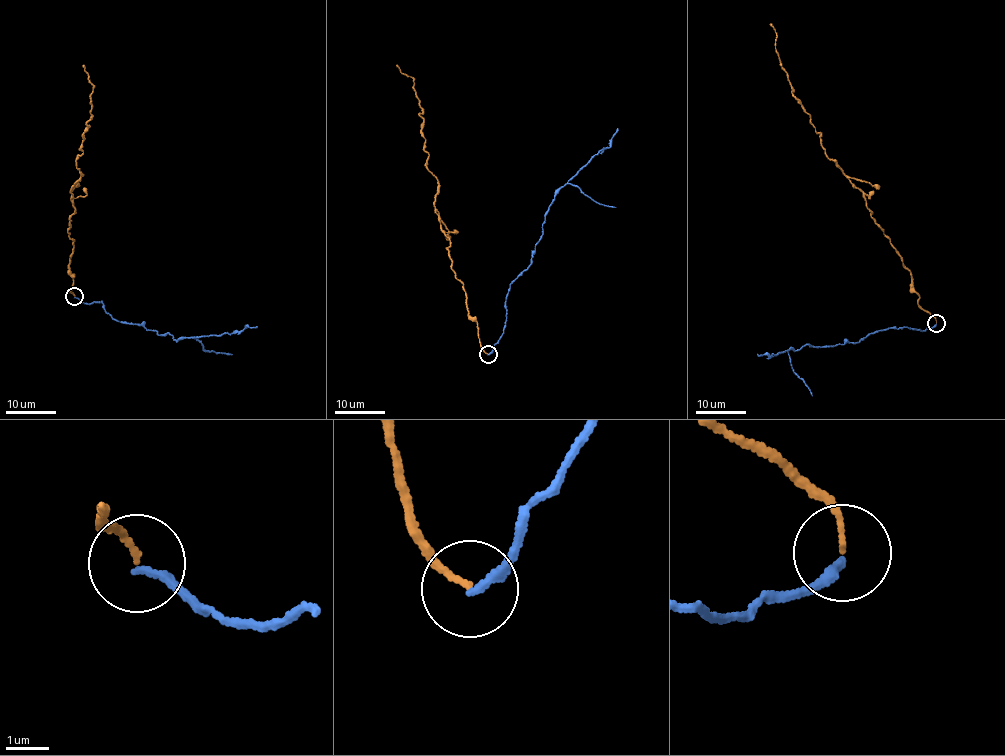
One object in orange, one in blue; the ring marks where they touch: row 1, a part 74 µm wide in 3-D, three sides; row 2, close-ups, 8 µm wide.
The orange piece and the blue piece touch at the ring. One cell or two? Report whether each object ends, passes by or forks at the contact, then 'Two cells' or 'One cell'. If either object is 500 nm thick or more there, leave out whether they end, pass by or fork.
At the ring orange ends. At the ring blue ends. Two cells

